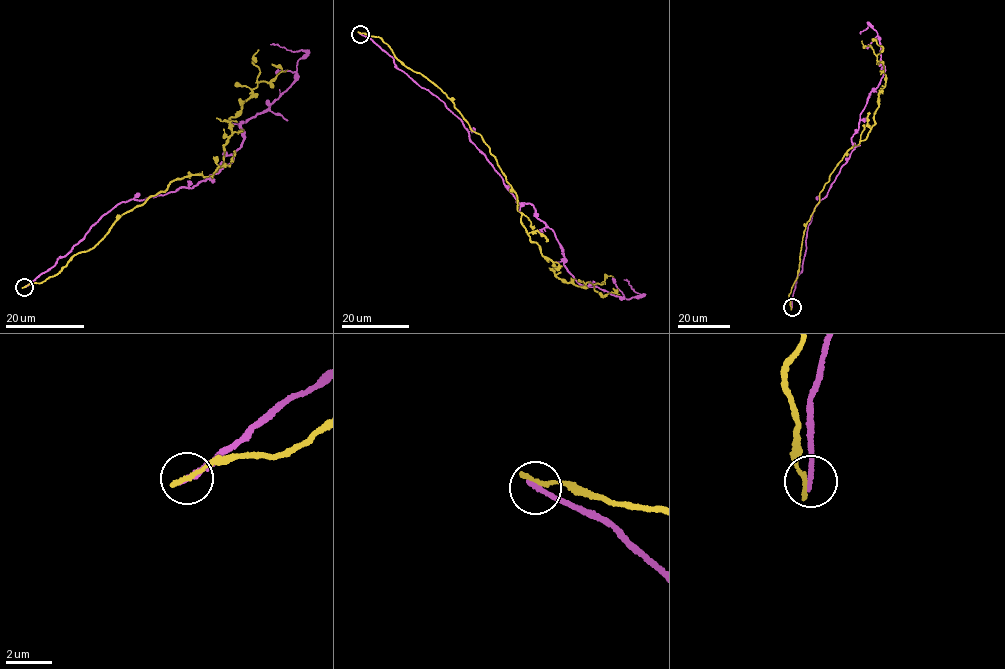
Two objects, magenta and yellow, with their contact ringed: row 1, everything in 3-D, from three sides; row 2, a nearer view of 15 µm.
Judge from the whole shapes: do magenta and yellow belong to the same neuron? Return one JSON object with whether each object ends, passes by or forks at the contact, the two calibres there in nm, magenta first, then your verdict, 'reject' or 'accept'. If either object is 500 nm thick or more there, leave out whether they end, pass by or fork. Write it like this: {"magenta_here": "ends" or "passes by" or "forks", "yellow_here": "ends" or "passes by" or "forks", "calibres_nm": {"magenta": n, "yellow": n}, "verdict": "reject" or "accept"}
{"magenta_here": "ends", "yellow_here": "ends", "calibres_nm": {"magenta": 240, "yellow": 240}, "verdict": "reject"}

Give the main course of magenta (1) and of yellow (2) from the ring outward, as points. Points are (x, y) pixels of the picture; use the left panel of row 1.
1: (24, 286), (109, 209), (190, 188), (233, 160), (243, 140), (241, 123), (288, 87), (305, 53), (270, 44)
2: (24, 286), (58, 273), (172, 181), (212, 178), (230, 118), (257, 82), (276, 78), (281, 70), (272, 64)

